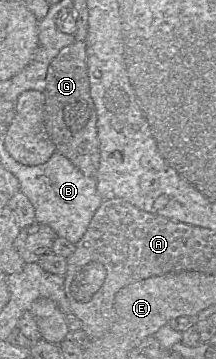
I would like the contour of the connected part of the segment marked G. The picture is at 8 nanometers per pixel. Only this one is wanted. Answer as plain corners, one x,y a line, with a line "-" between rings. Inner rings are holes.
75,41
70,46
62,48
49,64
46,86
42,92
45,97
44,124
49,137
55,144
56,151
69,159
84,175
95,177
99,167
100,150
97,136
97,114
90,95
86,57
85,41

